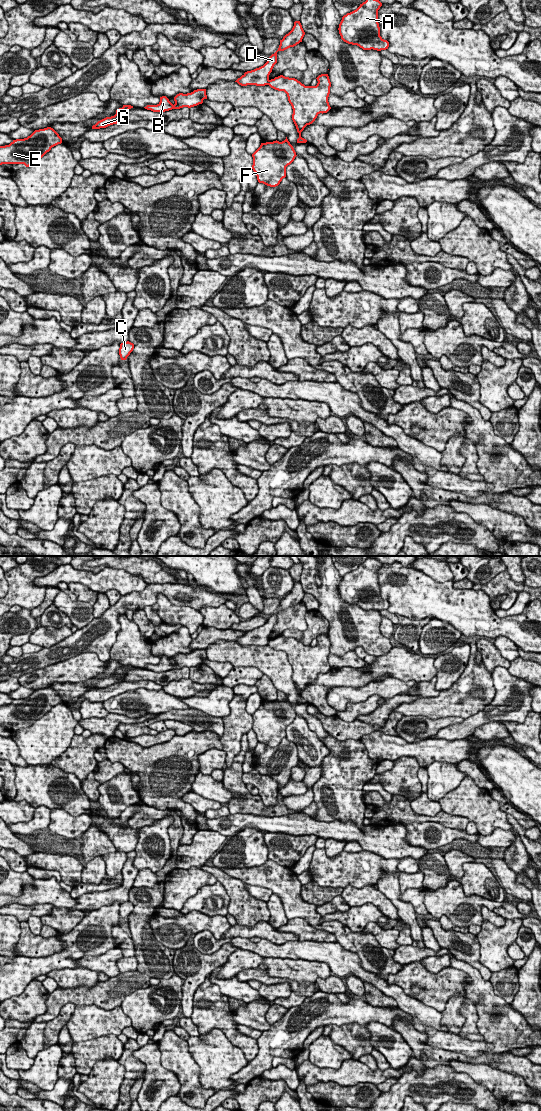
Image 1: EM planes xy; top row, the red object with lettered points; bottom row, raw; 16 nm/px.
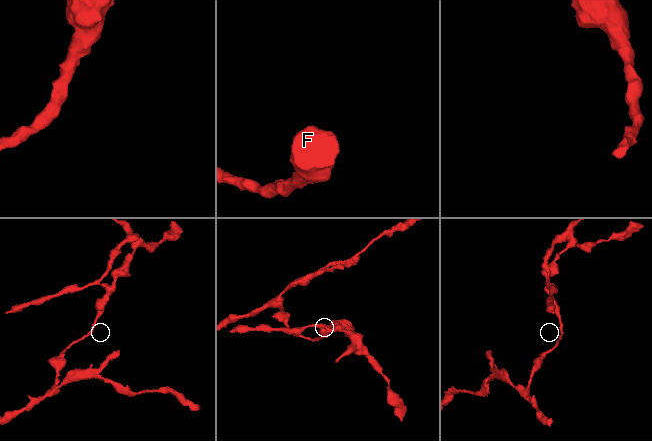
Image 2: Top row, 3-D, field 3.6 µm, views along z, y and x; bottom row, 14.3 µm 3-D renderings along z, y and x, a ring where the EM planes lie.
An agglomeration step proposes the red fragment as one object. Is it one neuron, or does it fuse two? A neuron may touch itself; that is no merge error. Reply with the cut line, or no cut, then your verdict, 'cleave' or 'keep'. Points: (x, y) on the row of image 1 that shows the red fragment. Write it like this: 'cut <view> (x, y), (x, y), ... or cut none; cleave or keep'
cut xy (269, 80), (267, 84); cleave

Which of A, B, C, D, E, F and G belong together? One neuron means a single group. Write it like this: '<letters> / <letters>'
A C F / B D E G

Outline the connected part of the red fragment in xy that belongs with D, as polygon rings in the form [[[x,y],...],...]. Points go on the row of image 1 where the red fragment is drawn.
[[[295,21],[292,30],[288,34],[286,34],[282,40],[280,40],[278,50],[267,59],[267,62],[259,68],[245,72],[235,82],[237,82],[241,86],[268,85],[269,75],[272,72],[274,65],[277,63],[277,52],[284,51],[290,47],[296,46],[297,44],[302,42],[304,35],[305,32],[300,21]]]

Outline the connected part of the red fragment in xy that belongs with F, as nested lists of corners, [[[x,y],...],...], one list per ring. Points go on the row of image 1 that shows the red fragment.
[[[273,141],[261,143],[260,147],[252,154],[252,169],[256,173],[259,183],[276,187],[286,177],[286,167],[290,165],[296,152],[288,141]]]

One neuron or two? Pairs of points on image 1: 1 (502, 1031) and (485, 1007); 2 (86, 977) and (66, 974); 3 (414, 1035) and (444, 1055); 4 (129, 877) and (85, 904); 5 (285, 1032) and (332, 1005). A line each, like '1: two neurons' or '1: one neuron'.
1: one neuron
2: one neuron
3: one neuron
4: one neuron
5: one neuron

